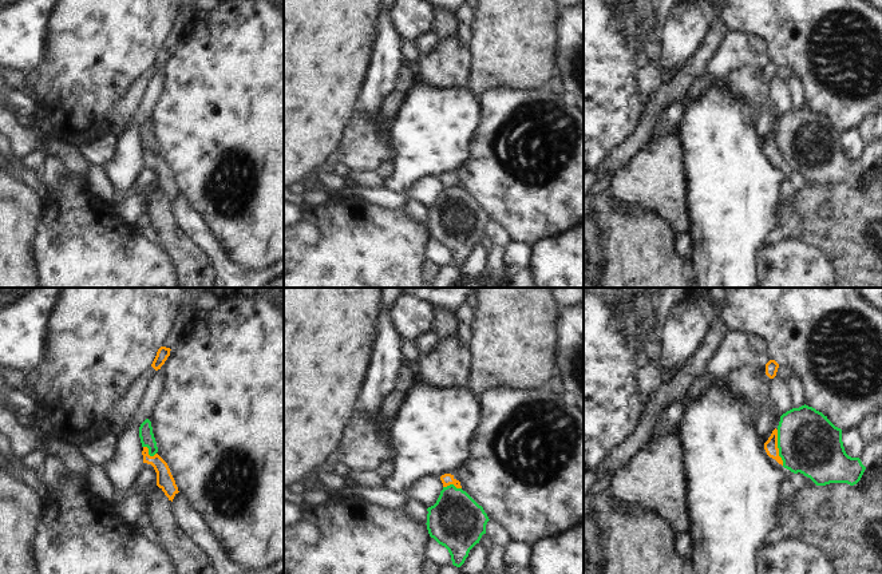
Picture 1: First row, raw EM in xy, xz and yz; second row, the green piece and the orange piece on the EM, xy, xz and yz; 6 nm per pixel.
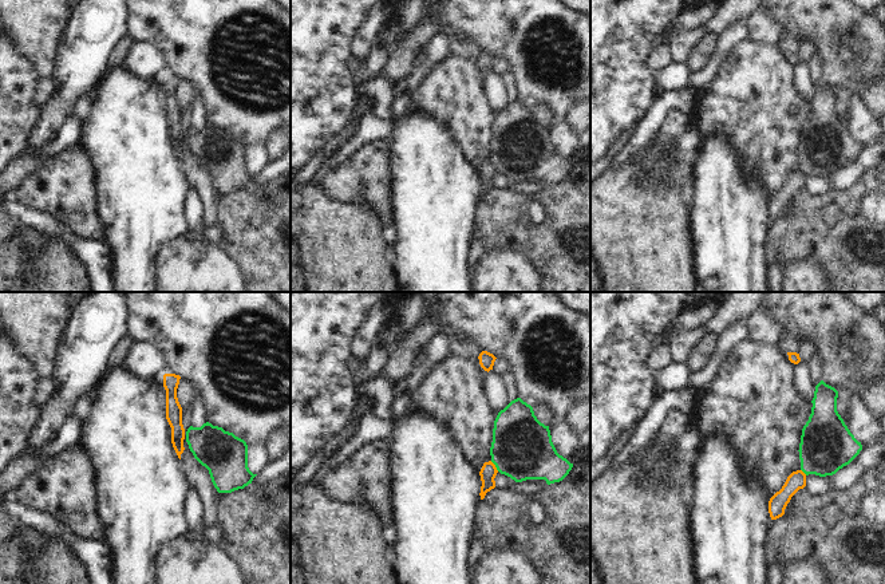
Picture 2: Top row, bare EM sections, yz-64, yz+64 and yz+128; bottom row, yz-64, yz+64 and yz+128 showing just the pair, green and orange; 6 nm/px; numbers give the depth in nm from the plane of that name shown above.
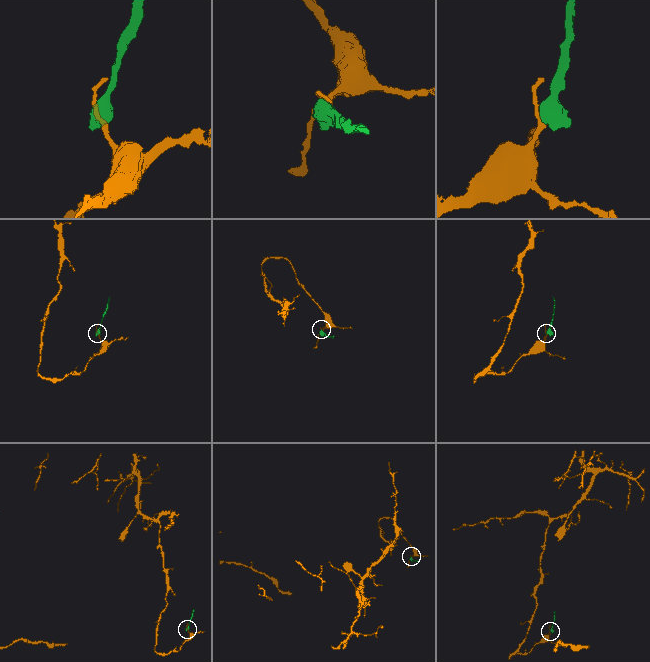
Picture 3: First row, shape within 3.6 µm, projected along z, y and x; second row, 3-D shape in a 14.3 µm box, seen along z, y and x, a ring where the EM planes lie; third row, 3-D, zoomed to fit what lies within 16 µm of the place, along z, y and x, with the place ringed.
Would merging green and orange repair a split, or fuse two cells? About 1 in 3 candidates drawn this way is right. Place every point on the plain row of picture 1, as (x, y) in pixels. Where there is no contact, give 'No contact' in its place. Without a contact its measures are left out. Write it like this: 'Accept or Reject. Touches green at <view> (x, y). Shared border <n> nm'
Reject. Touches green at yz (778, 147). Shared border 220 nm

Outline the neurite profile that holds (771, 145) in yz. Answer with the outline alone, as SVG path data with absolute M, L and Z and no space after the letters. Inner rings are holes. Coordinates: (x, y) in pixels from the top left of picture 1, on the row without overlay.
M775 128L768 138L768 140L764 143L764 150L767 155L772 159L775 159L779 165L783 166L783 161L779 157L779 149L778 149L778 130Z

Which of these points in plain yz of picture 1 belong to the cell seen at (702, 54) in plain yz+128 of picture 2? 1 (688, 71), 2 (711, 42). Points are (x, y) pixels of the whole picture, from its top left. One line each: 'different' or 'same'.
1: same
2: same

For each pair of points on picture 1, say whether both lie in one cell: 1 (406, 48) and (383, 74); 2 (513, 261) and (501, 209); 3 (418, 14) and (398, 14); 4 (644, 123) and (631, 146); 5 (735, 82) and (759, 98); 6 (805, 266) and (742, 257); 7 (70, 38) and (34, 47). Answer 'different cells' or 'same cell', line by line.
1: different cells
2: different cells
3: same cell
4: same cell
5: same cell
6: different cells
7: different cells

